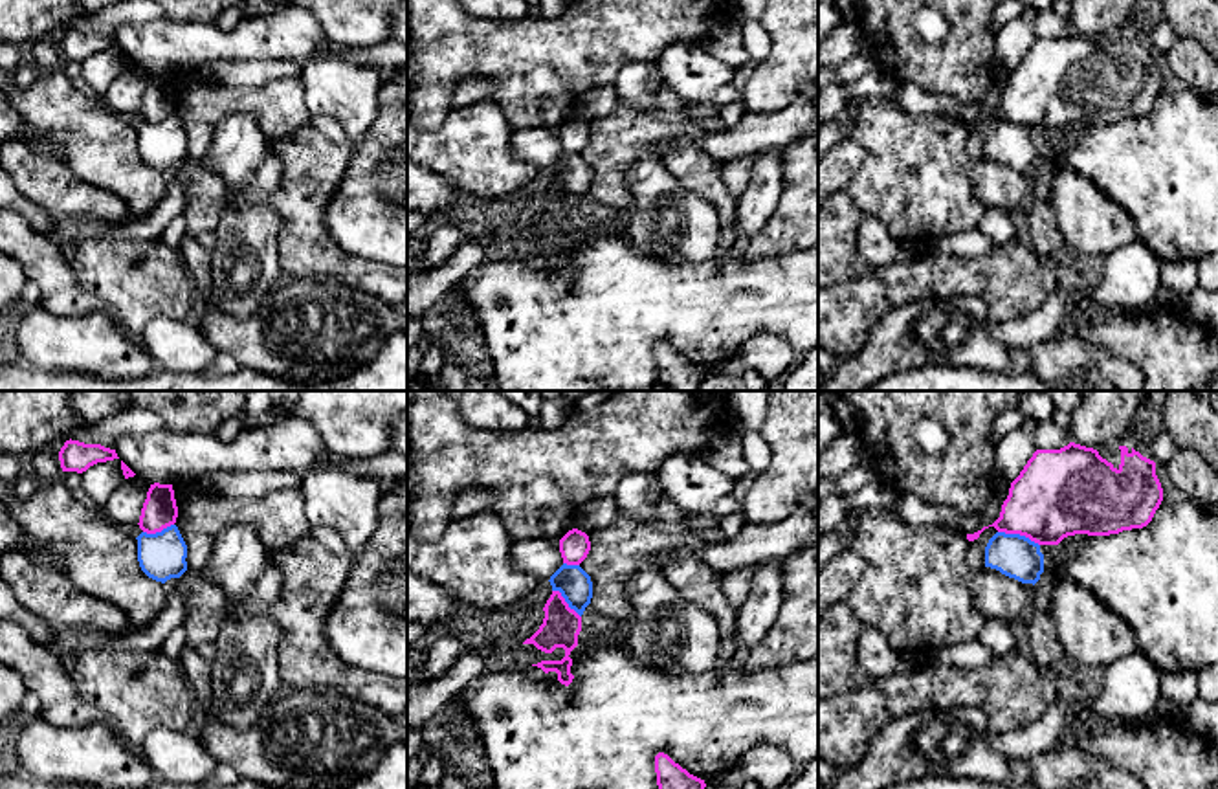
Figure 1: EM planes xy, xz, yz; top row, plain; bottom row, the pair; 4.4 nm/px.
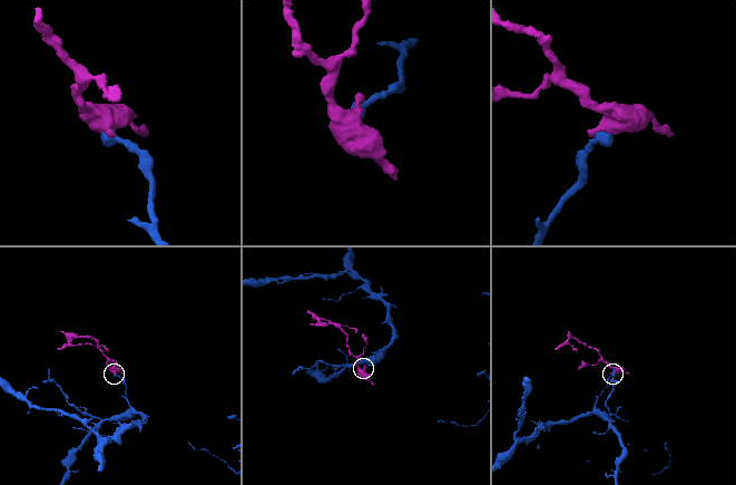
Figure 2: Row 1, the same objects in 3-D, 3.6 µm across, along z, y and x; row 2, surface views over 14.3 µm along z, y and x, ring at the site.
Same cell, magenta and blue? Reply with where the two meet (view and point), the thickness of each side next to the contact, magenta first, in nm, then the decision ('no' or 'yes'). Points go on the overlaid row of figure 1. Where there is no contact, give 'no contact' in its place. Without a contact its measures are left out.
yz (1018, 533) | 380/190 nm | no

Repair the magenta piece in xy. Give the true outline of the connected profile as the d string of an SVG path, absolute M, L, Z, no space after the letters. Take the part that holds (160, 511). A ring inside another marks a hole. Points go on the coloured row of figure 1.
M150 484L139 516L139 528L147 534L161 532L176 523L178 506L172 484Z

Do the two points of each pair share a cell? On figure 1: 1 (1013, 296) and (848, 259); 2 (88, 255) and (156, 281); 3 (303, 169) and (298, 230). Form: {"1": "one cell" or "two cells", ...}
{"1": "two cells", "2": "one cell", "3": "one cell"}

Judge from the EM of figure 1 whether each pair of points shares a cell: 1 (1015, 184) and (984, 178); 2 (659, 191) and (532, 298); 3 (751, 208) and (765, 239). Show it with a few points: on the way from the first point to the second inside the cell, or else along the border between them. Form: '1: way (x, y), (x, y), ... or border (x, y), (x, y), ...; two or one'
1: way (1007, 184), (995, 184), (991, 180); one
2: border (619, 228), (641, 252), (652, 255); two
3: border (782, 191), (769, 219), (741, 244); two

